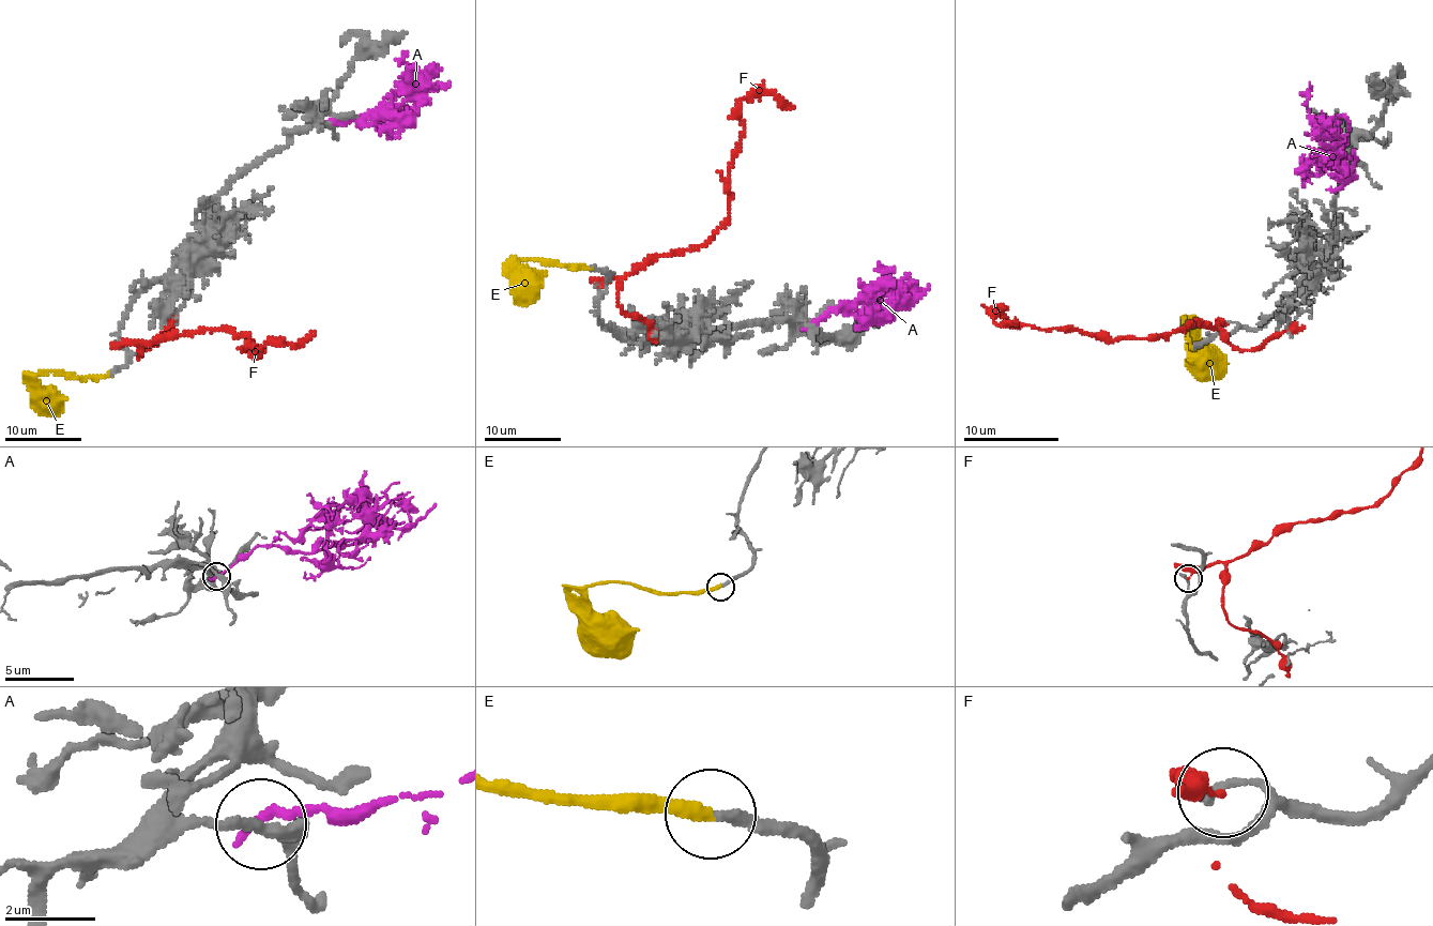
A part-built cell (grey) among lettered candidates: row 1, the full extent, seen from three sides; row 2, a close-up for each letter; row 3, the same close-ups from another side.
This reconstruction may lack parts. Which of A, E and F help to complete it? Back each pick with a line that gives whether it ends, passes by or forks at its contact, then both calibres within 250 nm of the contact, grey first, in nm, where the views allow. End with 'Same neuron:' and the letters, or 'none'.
E: it ends | 240/300 nm
Same neuron: E

